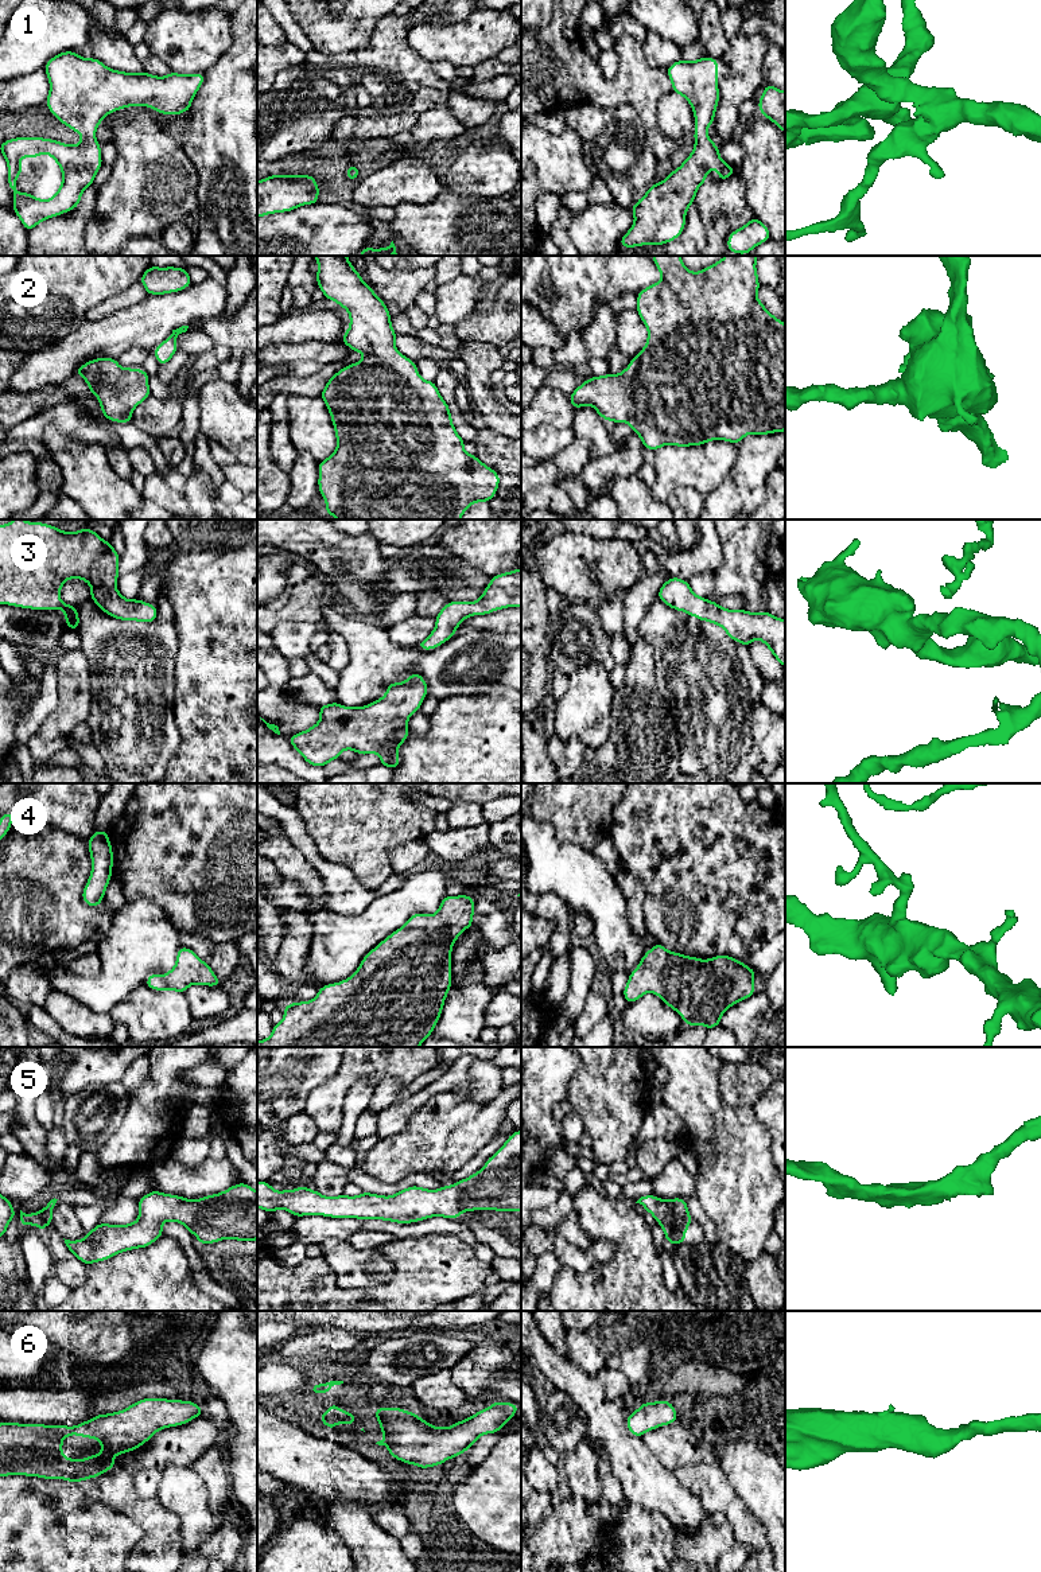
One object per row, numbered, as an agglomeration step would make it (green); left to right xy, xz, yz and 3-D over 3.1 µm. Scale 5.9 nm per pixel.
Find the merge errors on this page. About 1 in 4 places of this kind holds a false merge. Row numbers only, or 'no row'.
no row

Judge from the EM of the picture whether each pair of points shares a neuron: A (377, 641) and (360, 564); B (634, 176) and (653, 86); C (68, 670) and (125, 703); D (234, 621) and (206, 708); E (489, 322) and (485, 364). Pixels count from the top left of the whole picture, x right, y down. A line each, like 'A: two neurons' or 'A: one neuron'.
A: two neurons
B: two neurons
C: two neurons
D: one neuron
E: two neurons

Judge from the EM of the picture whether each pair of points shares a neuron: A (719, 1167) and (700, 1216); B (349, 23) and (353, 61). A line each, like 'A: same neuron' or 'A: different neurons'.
A: different neurons
B: different neurons

